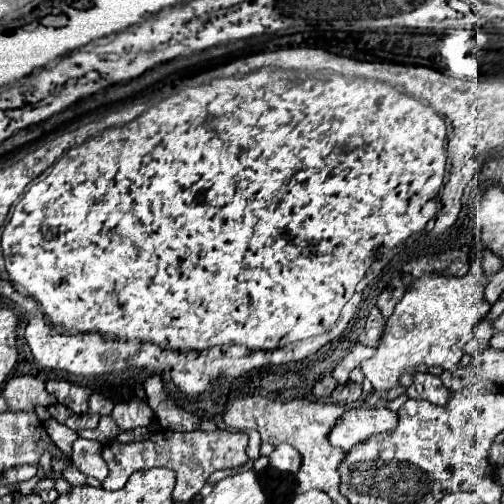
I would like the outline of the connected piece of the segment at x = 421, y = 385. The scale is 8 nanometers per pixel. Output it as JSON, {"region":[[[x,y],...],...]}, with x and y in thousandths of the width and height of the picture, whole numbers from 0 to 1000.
{"region":[[[827,738],[819,762],[808,770],[808,786],[823,794],[855,794],[859,802],[883,802],[895,786],[887,770],[879,770],[879,758],[871,746]]]}

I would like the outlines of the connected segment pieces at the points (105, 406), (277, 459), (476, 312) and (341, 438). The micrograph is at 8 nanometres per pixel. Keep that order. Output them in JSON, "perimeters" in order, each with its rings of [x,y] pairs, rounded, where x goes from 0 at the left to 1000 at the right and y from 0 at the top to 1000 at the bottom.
{"perimeters":[[[[181,782],[177,790],[177,821],[196,821],[196,825],[216,825],[224,813],[224,798],[204,790],[200,782]]],[[[554,881],[542,901],[534,905],[534,917],[546,933],[554,937],[573,937],[573,940],[585,940],[593,933],[593,921],[597,921],[597,905],[593,897],[585,897],[585,889],[577,889],[573,881]]],[[[843,544],[819,560],[796,599],[784,607],[740,710],[716,722],[724,750],[748,778],[772,778],[792,762],[796,742],[823,726],[871,726],[903,738],[911,730],[923,687],[942,667],[946,639],[966,627],[974,603],[958,587],[958,563],[938,548],[867,548]]],[[[716,810],[688,813],[681,833],[661,845],[653,877],[681,897],[692,897],[704,881],[736,873],[736,865],[768,861],[788,845],[788,817],[772,810]]]]}

